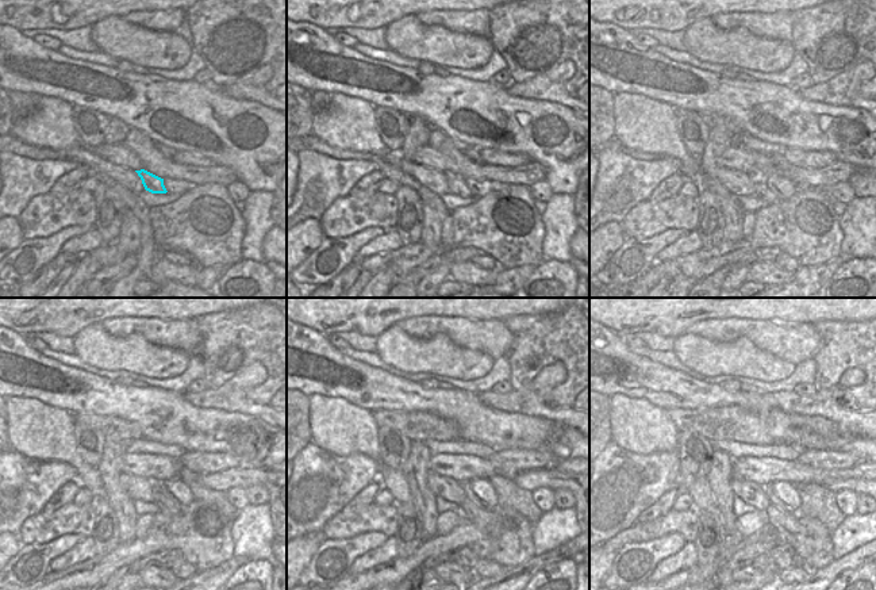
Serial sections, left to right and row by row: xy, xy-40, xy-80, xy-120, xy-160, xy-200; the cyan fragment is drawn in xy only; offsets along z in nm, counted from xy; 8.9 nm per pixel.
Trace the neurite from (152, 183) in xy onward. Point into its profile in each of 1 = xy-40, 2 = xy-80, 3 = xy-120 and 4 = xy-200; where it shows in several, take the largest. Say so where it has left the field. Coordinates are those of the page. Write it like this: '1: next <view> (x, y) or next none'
1: next xy-40 (457, 186)
2: next xy-80 (763, 192)
3: next xy-120 (165, 505)
4: next xy-200 (791, 531)

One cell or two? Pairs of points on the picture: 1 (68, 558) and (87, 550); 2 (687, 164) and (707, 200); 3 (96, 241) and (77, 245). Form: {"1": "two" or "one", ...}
{"1": "one", "2": "two", "3": "one"}

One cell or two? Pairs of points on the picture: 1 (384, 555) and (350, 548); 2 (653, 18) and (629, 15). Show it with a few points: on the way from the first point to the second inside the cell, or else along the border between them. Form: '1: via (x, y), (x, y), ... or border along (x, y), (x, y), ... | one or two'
1: border along (388, 537), (377, 547), (360, 555), (349, 573) | two
2: via (648, 15), (634, 15) | one

